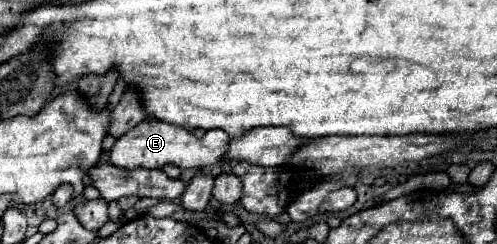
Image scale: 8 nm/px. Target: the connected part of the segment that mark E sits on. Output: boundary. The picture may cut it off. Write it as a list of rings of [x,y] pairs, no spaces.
[[[145,118],[131,132],[117,138],[113,148],[109,150],[109,156],[111,156],[111,164],[117,168],[123,168],[123,170],[163,168],[165,164],[175,164],[181,170],[205,168],[205,166],[219,164],[225,158],[225,154],[229,150],[229,142],[231,142],[231,138],[223,130],[211,130],[203,138],[197,138],[187,128]]]

